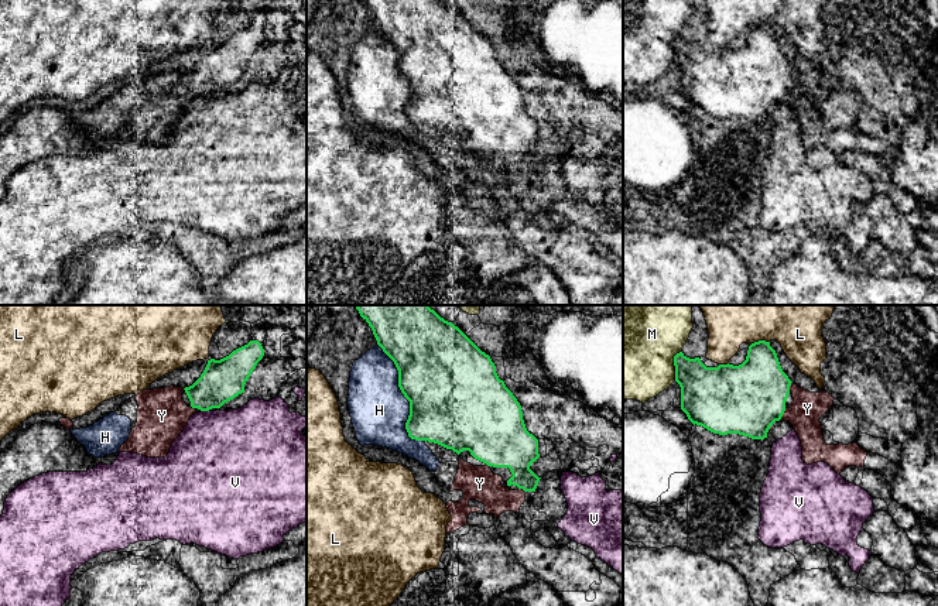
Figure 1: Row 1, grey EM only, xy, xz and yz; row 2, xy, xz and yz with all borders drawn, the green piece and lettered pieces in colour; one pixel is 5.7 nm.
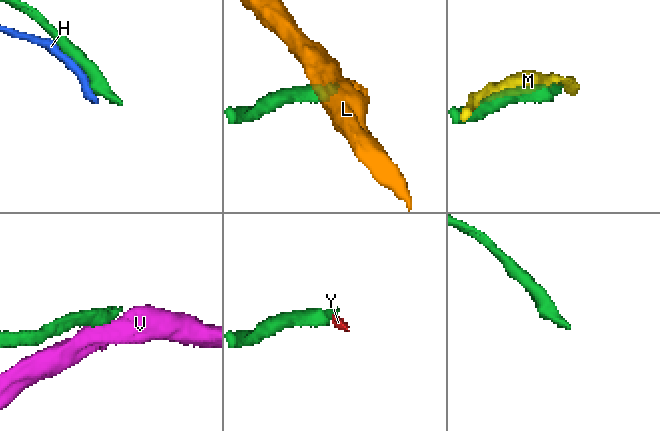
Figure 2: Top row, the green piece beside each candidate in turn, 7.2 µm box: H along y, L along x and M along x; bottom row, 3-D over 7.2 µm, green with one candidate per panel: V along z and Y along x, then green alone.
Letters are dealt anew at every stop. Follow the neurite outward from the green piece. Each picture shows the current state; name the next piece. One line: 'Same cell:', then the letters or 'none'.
Same cell: Y

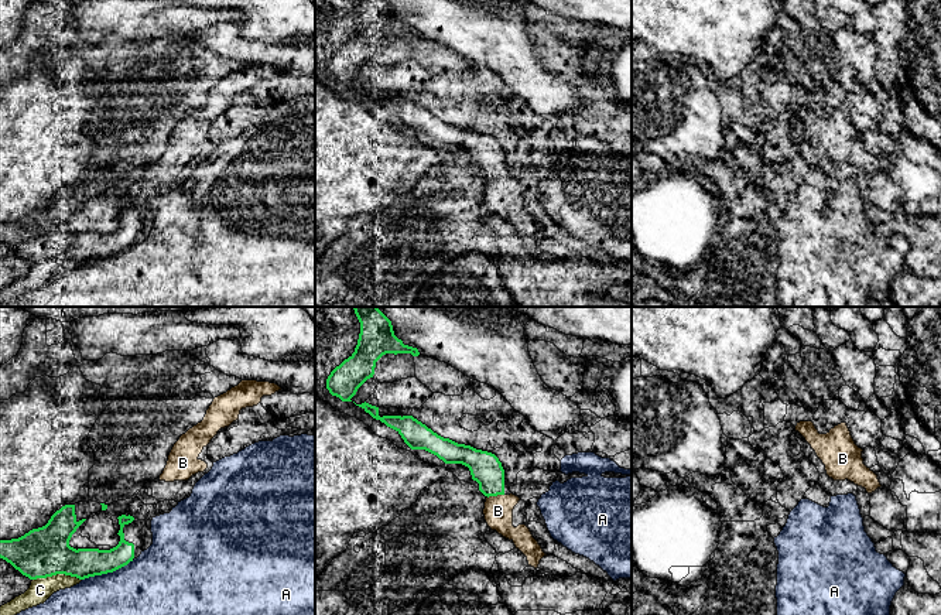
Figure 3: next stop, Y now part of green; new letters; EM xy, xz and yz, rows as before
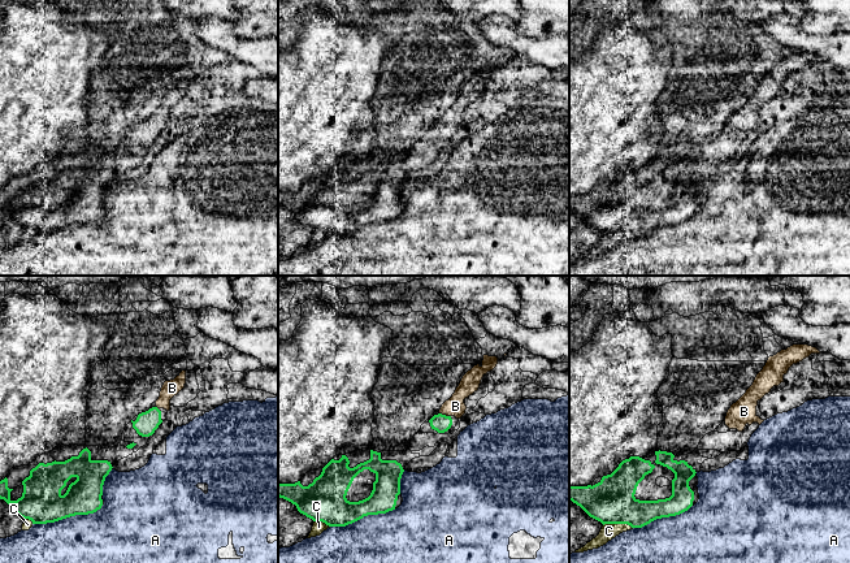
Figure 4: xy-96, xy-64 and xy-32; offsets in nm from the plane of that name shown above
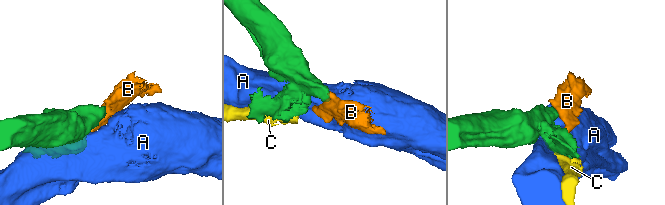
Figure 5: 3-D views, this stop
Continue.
Same cell: B

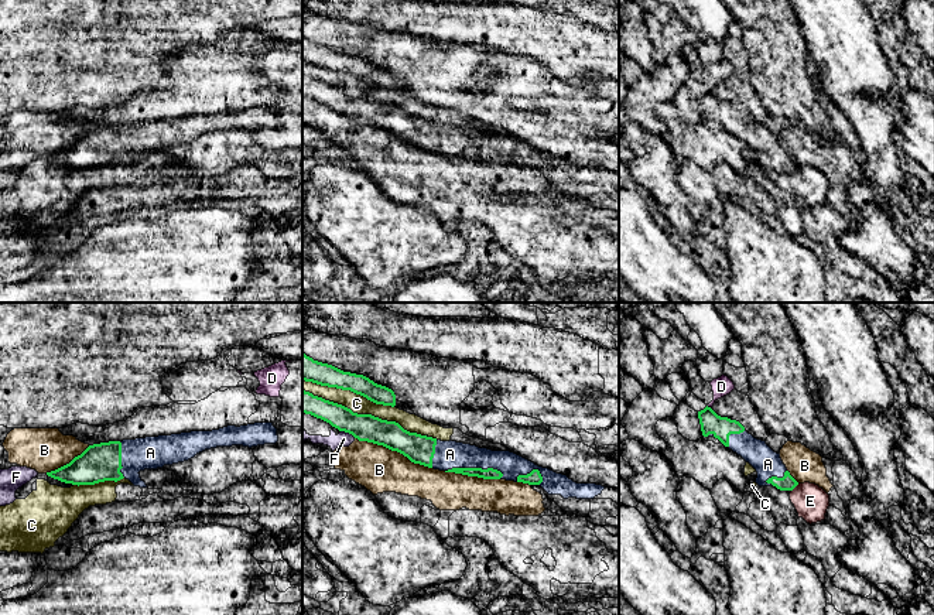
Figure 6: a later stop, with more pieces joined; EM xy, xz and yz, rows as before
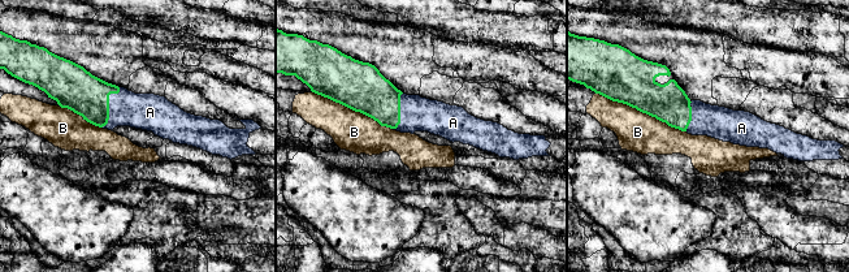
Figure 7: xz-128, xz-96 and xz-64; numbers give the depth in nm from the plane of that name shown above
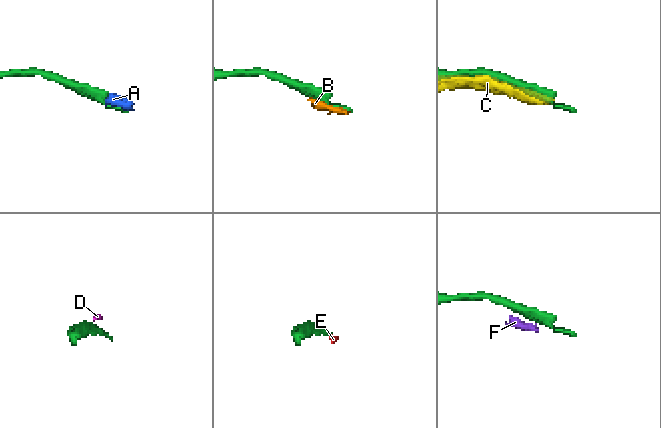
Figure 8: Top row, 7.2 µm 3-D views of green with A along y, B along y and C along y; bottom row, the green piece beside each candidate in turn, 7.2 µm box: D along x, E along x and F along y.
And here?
Same cell: A

